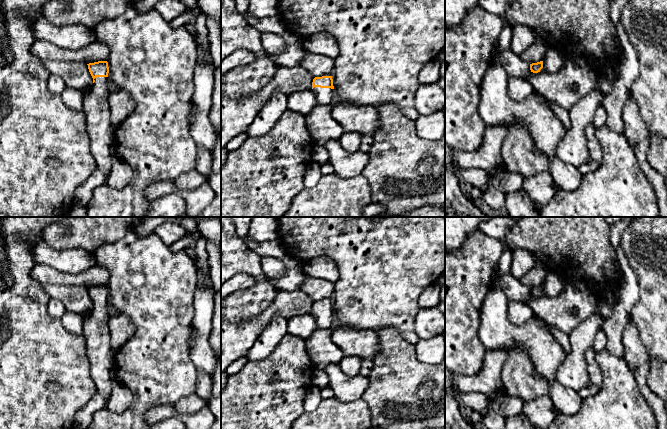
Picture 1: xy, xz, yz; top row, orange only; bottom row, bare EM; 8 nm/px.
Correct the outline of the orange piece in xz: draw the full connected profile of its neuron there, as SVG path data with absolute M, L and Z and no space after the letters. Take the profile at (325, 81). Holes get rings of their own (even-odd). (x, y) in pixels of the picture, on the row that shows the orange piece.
M332 76L315 77L312 89L318 103L331 107L331 117L342 126L344 133L374 136L379 127L376 107L352 103L334 104L336 96Z

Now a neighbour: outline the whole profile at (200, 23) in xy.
M200 15L195 20L195 28L197 33L197 40L199 44L205 49L209 49L209 39L208 39L208 29L206 25L206 17L205 15Z

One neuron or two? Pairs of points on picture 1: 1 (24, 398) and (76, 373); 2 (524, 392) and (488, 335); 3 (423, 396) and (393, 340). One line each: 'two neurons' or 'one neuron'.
1: one neuron
2: two neurons
3: one neuron

